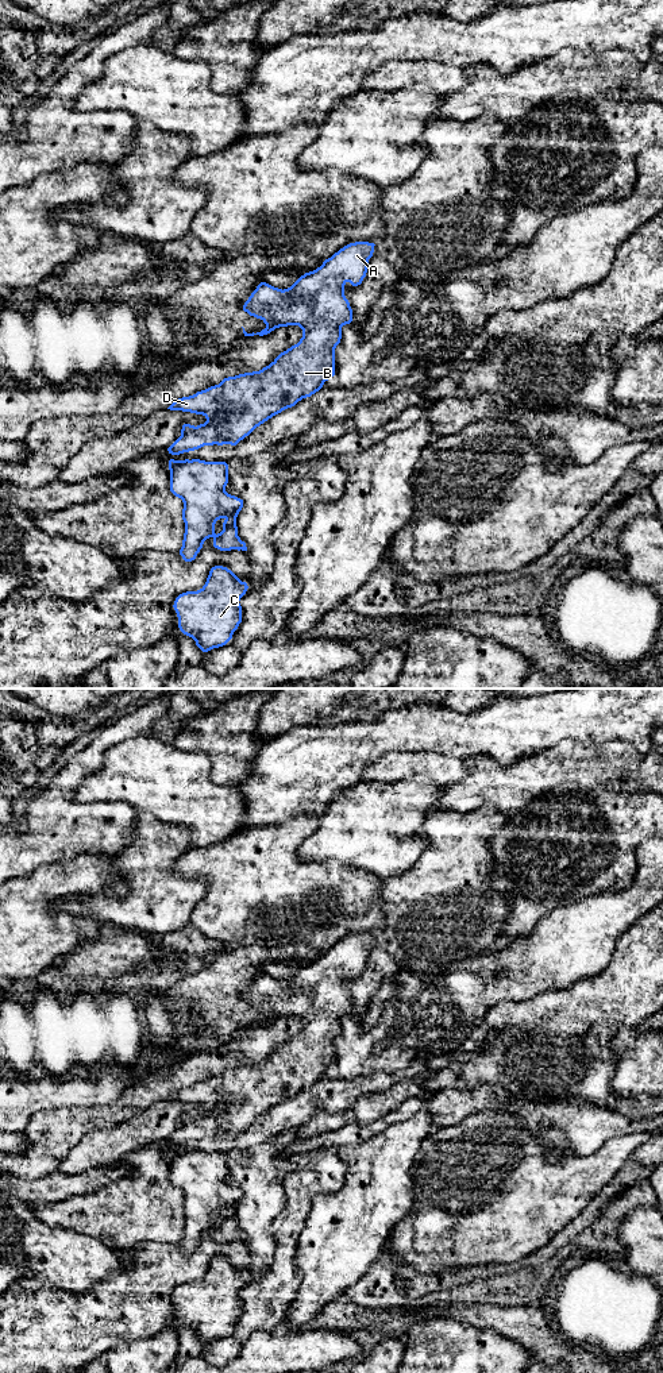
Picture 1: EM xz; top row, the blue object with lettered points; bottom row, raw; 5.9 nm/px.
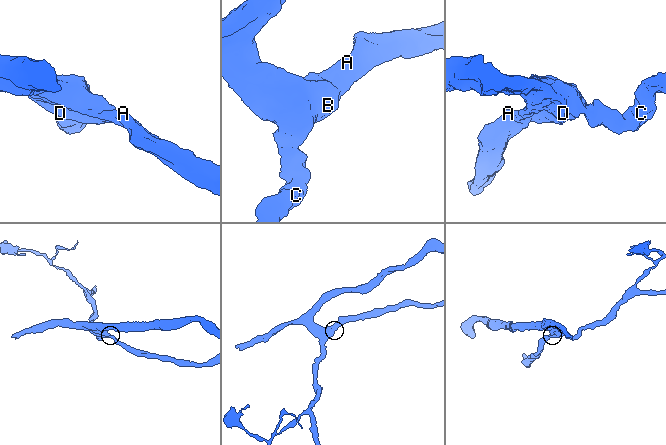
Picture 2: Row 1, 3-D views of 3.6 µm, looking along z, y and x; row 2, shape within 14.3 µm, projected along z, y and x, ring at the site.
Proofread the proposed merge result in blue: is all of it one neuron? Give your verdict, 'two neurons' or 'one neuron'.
one neuron

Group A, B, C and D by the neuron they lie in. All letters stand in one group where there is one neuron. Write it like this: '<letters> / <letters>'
A B C D

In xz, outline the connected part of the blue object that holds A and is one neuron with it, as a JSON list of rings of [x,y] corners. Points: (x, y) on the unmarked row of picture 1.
[[[369,933],[350,934],[325,950],[320,959],[301,967],[288,980],[282,981],[266,973],[257,977],[244,994],[243,1002],[261,1010],[266,1019],[257,1025],[247,1025],[243,1019],[244,1027],[263,1027],[280,1018],[298,1017],[302,1029],[259,1062],[224,1069],[219,1076],[176,1091],[167,1100],[203,1106],[207,1112],[197,1118],[184,1115],[181,1127],[167,1139],[169,1145],[180,1146],[213,1135],[236,1137],[273,1107],[319,1083],[324,1073],[335,1067],[335,1040],[342,1030],[342,1018],[352,1013],[344,976],[362,975],[374,937]]]

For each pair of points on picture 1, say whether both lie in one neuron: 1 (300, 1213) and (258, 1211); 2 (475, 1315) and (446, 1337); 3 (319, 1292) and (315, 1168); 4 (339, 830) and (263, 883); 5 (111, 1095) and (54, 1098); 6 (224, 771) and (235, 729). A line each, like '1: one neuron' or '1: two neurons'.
1: two neurons
2: two neurons
3: two neurons
4: two neurons
5: one neuron
6: one neuron

